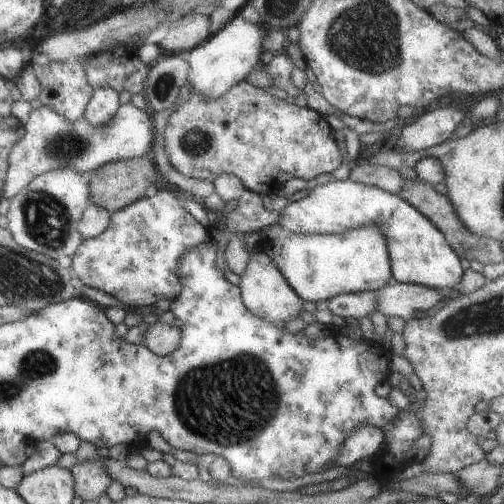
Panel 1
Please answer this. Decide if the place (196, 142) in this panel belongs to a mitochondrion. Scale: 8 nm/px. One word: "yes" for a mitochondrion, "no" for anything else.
yes

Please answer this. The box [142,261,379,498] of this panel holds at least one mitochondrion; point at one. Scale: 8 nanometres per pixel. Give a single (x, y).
(202, 395)

